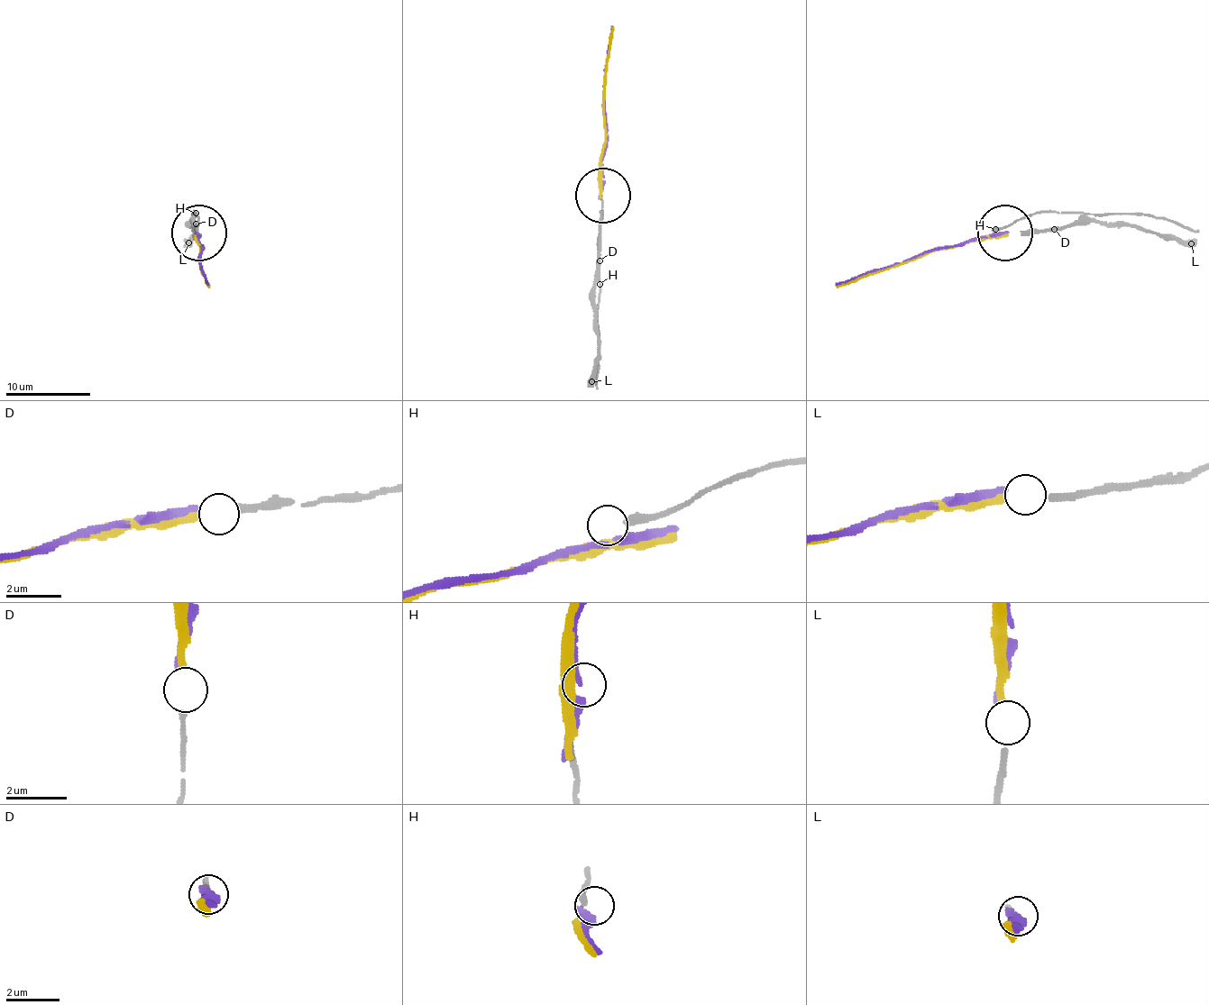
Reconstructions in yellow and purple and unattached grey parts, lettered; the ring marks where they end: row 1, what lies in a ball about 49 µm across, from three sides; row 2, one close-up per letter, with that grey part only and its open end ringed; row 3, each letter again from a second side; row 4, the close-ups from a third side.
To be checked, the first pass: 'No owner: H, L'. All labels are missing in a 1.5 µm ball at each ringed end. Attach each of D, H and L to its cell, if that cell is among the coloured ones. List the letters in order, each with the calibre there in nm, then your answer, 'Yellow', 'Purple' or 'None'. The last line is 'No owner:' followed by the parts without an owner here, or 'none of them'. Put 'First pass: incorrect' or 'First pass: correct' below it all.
D: Thickness 170 nm. Purple
H: Thickness 280 nm. None
L: Thickness 220 nm. Yellow
No owner: H
First pass: incorrect

